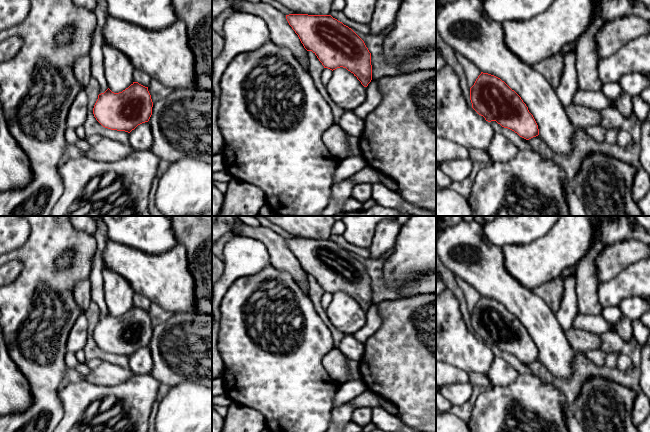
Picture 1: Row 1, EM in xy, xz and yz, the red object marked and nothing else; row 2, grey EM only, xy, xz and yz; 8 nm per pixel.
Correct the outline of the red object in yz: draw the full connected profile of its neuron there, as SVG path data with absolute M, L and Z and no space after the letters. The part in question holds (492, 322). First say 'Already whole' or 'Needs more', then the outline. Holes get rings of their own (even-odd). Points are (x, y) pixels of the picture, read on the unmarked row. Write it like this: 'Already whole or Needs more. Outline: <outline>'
Already whole. Outline: M483 297L470 312L472 332L486 345L496 345L529 364L539 359L538 349L521 321L500 302Z

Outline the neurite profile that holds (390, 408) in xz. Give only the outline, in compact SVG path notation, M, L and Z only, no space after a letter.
M380 398L379 406L381 408L383 408L389 414L392 414L392 415L395 415L395 416L398 415L397 407L394 404L388 402L385 399Z

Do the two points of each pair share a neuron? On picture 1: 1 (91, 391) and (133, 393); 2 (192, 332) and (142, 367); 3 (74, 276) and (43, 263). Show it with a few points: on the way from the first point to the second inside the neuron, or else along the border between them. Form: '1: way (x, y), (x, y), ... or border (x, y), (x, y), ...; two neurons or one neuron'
1: way (101, 391), (123, 392); one neuron
2: border (148, 345), (152, 360), (151, 373); two neurons
3: way (66, 276), (56, 276), (51, 271); one neuron

